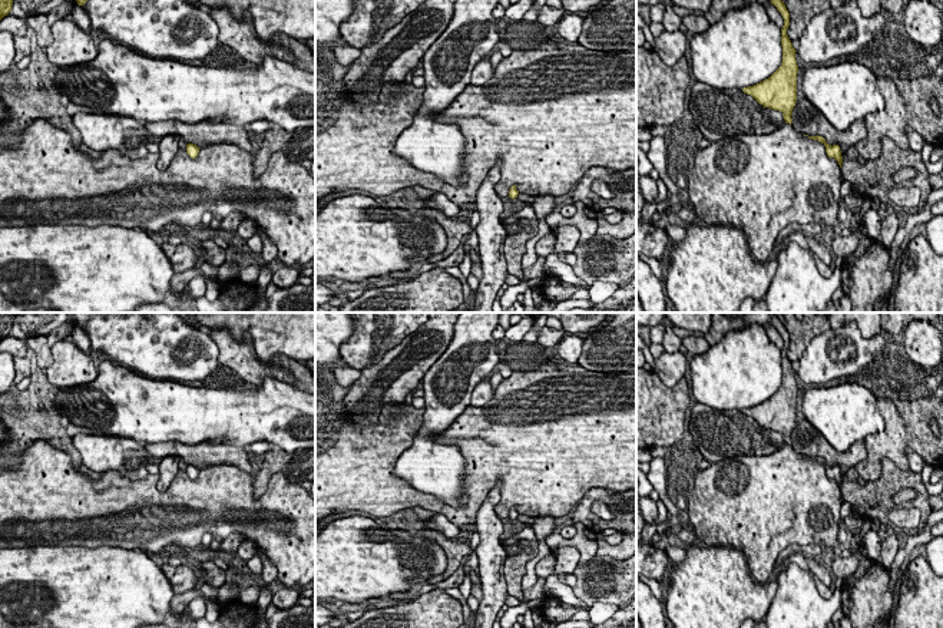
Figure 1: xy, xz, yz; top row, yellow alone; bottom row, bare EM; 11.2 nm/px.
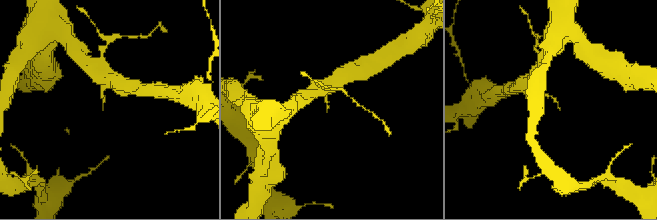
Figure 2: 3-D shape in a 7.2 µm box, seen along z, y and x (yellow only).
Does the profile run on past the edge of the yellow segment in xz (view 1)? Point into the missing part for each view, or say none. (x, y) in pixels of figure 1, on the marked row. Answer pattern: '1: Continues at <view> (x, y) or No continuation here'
1: No continuation here

